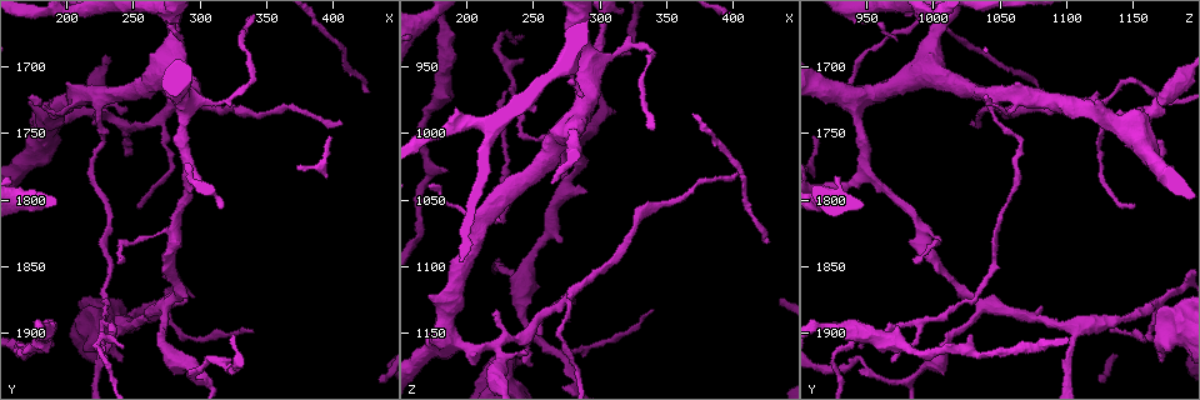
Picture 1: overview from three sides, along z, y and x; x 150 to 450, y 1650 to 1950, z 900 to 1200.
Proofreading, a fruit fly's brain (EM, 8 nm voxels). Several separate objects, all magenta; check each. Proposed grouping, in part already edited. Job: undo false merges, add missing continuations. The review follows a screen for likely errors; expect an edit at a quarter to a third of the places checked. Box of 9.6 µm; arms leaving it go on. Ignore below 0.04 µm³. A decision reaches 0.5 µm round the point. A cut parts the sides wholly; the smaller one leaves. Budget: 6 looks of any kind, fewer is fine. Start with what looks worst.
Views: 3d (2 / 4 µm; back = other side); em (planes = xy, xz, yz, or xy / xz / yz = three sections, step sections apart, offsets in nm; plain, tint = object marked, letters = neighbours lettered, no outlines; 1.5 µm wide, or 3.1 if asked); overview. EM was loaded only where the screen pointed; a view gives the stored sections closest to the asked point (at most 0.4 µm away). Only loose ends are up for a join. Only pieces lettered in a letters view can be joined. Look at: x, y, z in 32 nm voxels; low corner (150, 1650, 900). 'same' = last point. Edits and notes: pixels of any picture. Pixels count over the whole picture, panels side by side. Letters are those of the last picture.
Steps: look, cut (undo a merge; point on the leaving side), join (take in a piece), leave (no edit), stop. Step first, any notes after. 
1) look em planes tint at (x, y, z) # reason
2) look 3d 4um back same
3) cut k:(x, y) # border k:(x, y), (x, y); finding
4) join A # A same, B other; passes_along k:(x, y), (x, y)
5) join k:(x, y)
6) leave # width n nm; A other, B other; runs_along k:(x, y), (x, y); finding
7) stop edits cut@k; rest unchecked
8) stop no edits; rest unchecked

look 3d 4um at (242, 1922, 1174) # free end

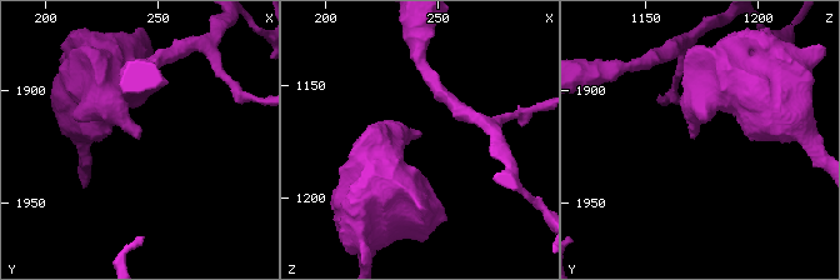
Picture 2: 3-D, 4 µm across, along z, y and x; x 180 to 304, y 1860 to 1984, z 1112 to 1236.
look em xy step 8 tint at (241, 1921, 1172) # now the EM

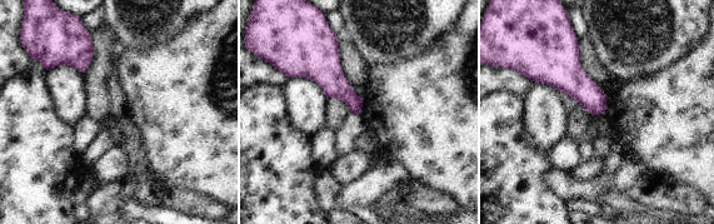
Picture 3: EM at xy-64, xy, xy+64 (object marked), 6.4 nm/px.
look em planes letters same # cut it another way

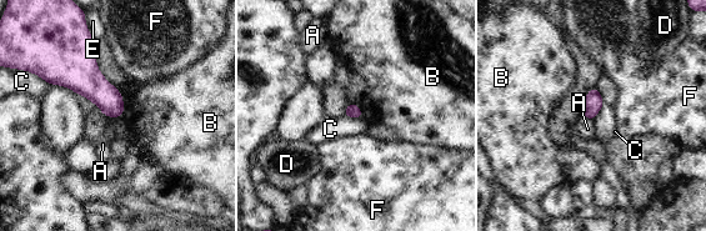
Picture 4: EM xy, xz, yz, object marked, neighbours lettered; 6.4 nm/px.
leave # A other, B other, C other, D other, E other, F other; border 4:(78, 94), (88, 98), (99, 108); no lettered piece goes on from it

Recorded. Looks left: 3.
look 3d 4um at (338, 1898, 1134) # free end

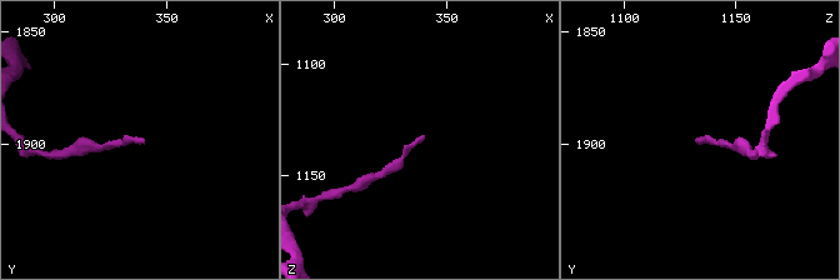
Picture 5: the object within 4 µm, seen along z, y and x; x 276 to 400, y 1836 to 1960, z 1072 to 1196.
look em yz step 4 letters at (340, 1899, 1132)

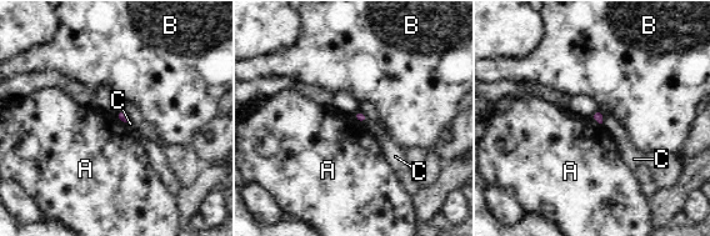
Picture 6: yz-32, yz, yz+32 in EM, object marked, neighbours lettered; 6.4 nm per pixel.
look em planes letters same # cut it another way

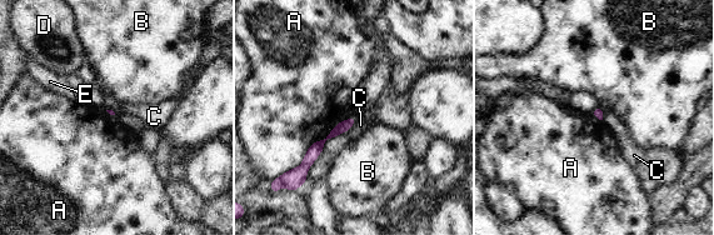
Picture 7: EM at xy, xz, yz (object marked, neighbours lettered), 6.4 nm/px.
leave # A other, B other, C other, D other, E other; runs_along 7:(351, 120), (329, 135), (301, 169); no lettered piece goes on from it

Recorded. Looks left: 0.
stop no edits; rest unchecked

